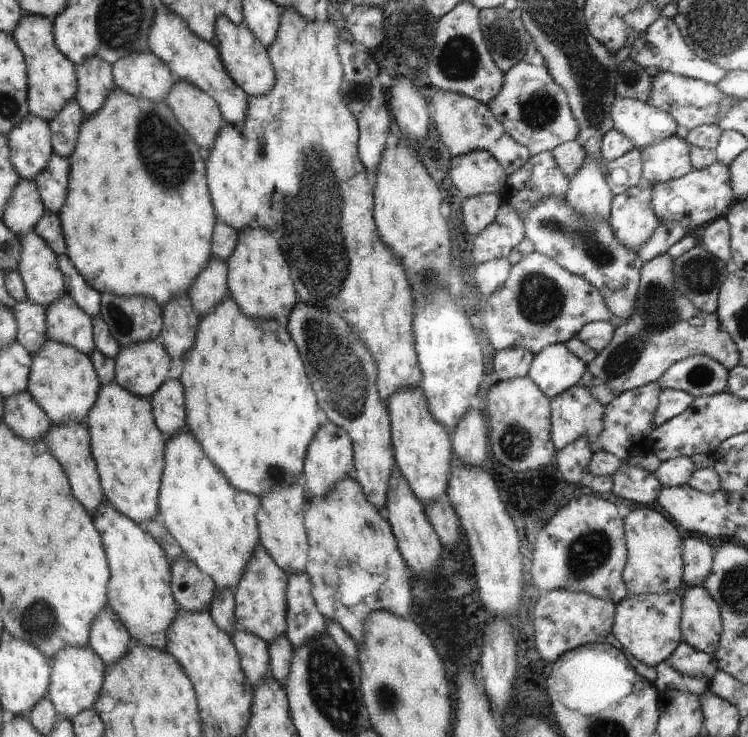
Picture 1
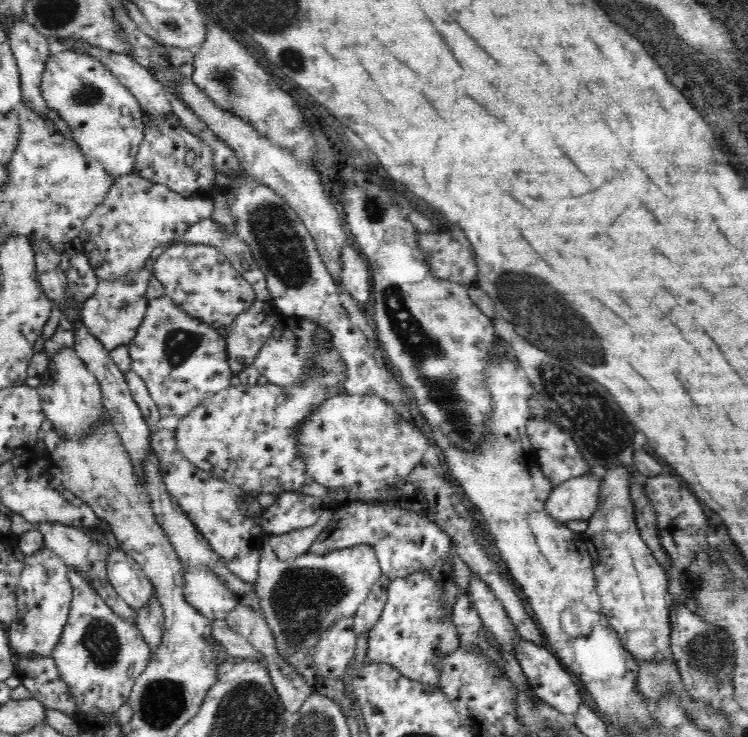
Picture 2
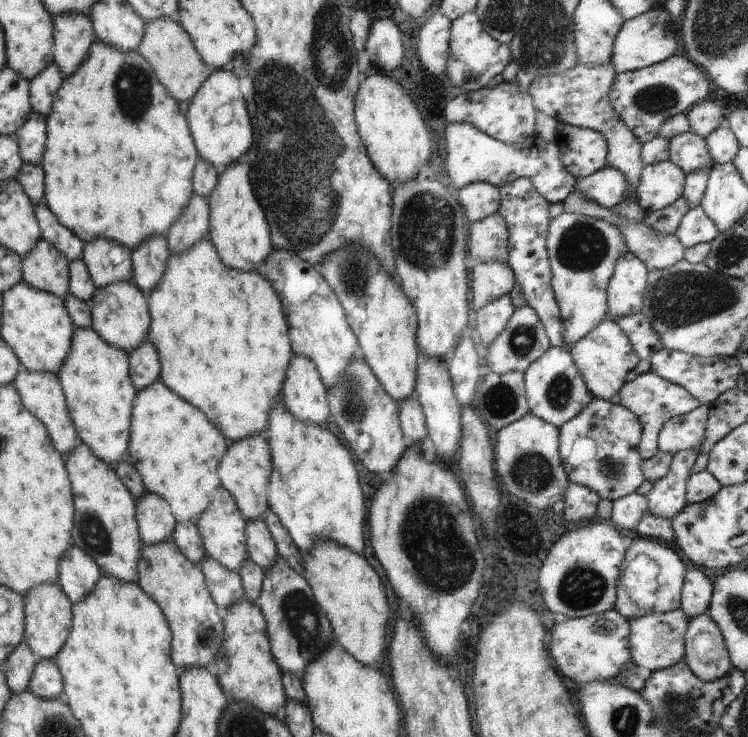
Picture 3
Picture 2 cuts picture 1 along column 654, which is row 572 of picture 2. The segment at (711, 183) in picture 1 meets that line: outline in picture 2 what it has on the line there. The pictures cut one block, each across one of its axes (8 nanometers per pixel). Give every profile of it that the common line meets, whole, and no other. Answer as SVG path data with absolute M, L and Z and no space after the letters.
M186 569L183 582L186 601L211 621L225 619L236 608L234 594L208 569Z

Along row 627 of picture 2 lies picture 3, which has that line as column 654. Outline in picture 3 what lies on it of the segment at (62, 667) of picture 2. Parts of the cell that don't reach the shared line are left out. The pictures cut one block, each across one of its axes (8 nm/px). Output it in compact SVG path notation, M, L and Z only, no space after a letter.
M670 56L662 62L653 64L646 68L623 73L615 73L614 80L610 86L609 101L614 112L620 115L620 120L626 124L626 128L640 140L641 143L650 142L658 137L658 132L667 118L672 118L680 113L685 113L698 102L702 102L711 91L710 78L705 71L696 66L684 56Z

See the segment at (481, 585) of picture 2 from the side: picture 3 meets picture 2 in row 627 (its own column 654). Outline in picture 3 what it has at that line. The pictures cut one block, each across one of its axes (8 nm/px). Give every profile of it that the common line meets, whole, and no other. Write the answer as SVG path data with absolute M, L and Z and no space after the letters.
M684 450L673 455L668 474L653 483L647 495L648 512L672 520L676 514L680 514L680 510L686 508L687 480L698 455L694 450Z

